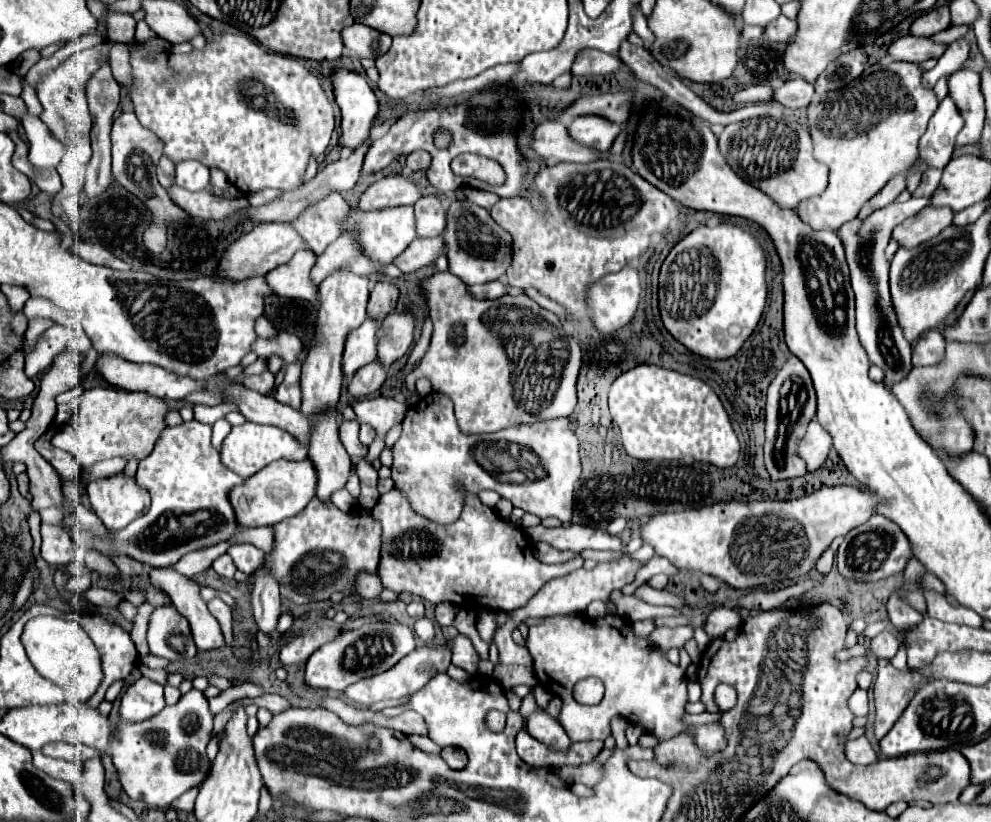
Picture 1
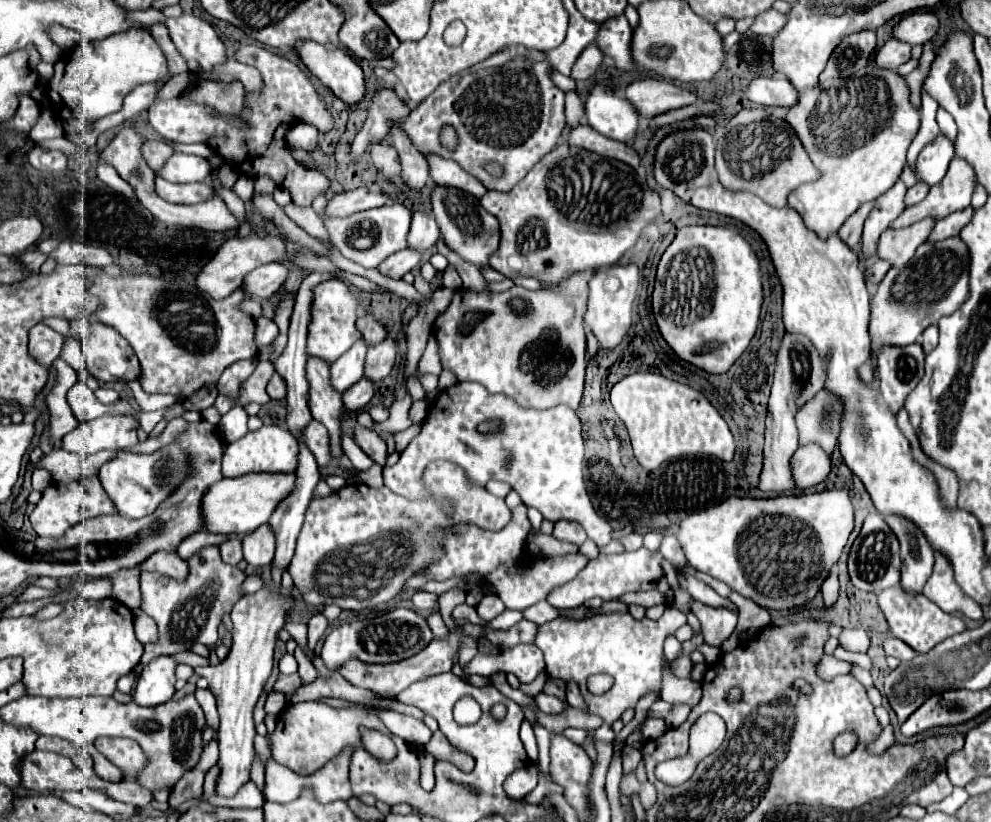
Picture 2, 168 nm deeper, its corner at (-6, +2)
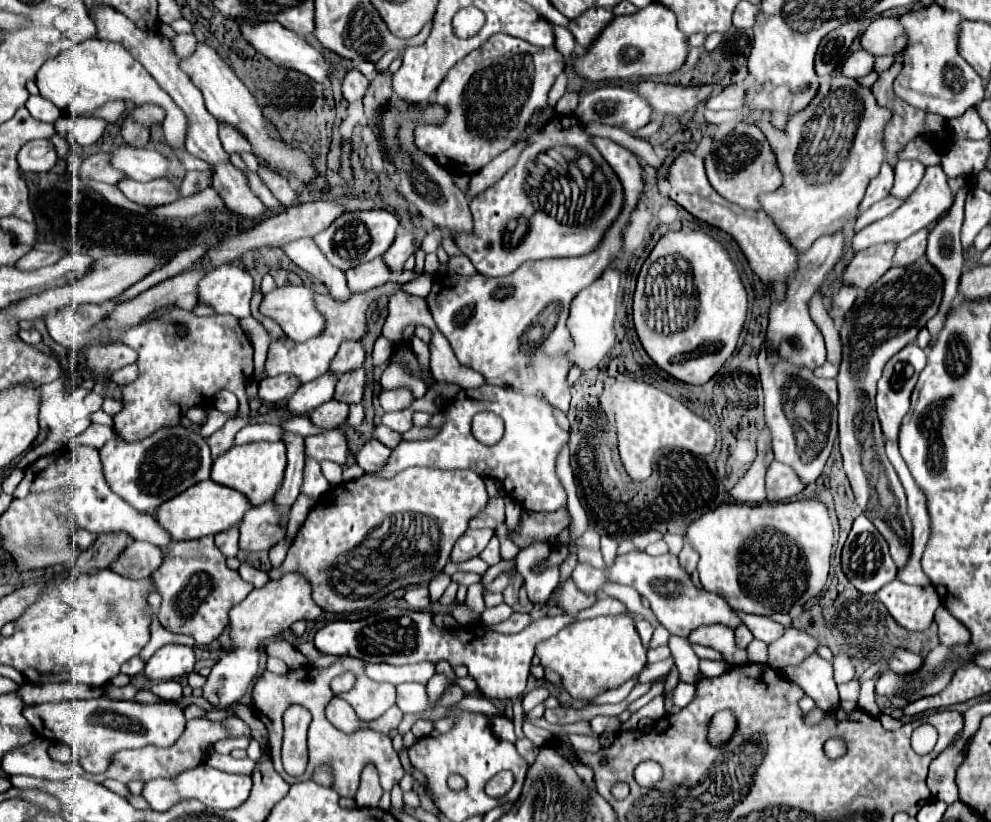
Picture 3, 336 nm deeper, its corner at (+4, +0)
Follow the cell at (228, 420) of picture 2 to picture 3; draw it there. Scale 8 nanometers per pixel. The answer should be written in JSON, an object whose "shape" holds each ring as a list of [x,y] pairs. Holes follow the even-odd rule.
{"shape":[[[222,389],[216,397],[214,397],[214,407],[218,411],[224,411],[224,413],[230,413],[230,411],[236,411],[238,409],[238,399],[234,393]]]}

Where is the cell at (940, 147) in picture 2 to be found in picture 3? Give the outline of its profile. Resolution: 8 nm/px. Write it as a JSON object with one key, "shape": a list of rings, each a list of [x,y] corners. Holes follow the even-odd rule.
{"shape":[[[898,161],[894,167],[894,185],[890,195],[896,199],[906,199],[924,177],[924,165],[920,161]]]}

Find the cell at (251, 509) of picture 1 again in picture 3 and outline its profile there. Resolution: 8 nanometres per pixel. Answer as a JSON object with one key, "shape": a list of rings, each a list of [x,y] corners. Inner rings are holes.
{"shape":[[[200,481],[200,485],[192,485],[192,489],[180,493],[180,497],[172,497],[172,501],[164,501],[160,509],[156,509],[154,517],[160,521],[160,527],[168,529],[172,541],[184,541],[184,539],[196,539],[204,535],[216,535],[236,523],[242,521],[242,515],[250,509],[248,499],[224,485],[208,481]]]}

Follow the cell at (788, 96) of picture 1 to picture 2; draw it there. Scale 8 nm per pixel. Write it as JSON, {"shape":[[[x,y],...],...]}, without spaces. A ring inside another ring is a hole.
{"shape":[[[758,77],[750,83],[746,99],[764,107],[794,107],[798,89],[784,77]]]}

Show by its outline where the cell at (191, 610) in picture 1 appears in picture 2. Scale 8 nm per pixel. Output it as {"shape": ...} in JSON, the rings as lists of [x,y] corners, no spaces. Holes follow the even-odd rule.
{"shape":[[[158,551],[154,555],[150,555],[142,567],[142,571],[158,571],[174,581],[186,581],[188,575],[188,563],[184,559],[180,559],[176,553],[166,553],[166,551]]]}

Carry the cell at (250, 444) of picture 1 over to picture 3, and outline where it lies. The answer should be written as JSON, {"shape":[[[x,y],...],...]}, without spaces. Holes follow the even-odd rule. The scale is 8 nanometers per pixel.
{"shape":[[[258,441],[258,443],[246,443],[240,447],[232,447],[224,455],[220,455],[212,465],[212,481],[226,485],[230,489],[240,491],[248,497],[250,505],[262,505],[270,501],[276,495],[276,489],[280,489],[284,481],[284,469],[286,469],[286,449],[282,441],[270,443],[270,441]]]}

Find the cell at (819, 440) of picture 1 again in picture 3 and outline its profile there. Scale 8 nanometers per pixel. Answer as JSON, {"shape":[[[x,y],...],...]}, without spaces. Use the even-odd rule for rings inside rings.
{"shape":[[[772,461],[766,473],[766,501],[784,501],[798,495],[806,485],[796,477],[796,473],[778,461]]]}

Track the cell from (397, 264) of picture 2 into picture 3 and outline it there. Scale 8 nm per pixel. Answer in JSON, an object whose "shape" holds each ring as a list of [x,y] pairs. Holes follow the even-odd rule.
{"shape":[[[376,257],[364,265],[356,265],[346,271],[346,285],[350,291],[370,291],[374,287],[380,287],[392,279],[390,269],[382,261],[382,257]]]}

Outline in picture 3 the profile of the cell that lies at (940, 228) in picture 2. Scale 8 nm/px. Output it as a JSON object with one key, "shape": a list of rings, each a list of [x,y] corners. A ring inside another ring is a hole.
{"shape":[[[922,229],[912,237],[908,237],[906,241],[898,243],[892,259],[892,267],[912,265],[916,259],[920,259],[926,253],[926,241],[928,241],[928,229]]]}

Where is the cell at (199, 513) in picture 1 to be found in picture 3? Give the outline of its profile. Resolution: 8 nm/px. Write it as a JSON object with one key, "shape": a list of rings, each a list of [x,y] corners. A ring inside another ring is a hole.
{"shape":[[[78,527],[78,531],[76,531],[76,535],[74,535],[74,541],[78,543],[78,547],[80,547],[80,551],[84,551],[84,549],[88,549],[92,543],[94,543],[94,535],[92,533],[88,533],[86,529],[80,529]]]}

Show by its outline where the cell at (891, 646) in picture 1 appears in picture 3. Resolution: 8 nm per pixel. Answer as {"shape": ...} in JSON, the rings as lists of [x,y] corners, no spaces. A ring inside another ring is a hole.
{"shape":[[[898,649],[892,657],[890,657],[890,669],[898,675],[908,675],[914,673],[916,669],[920,669],[920,665],[924,663],[924,659],[912,651],[904,651]]]}

